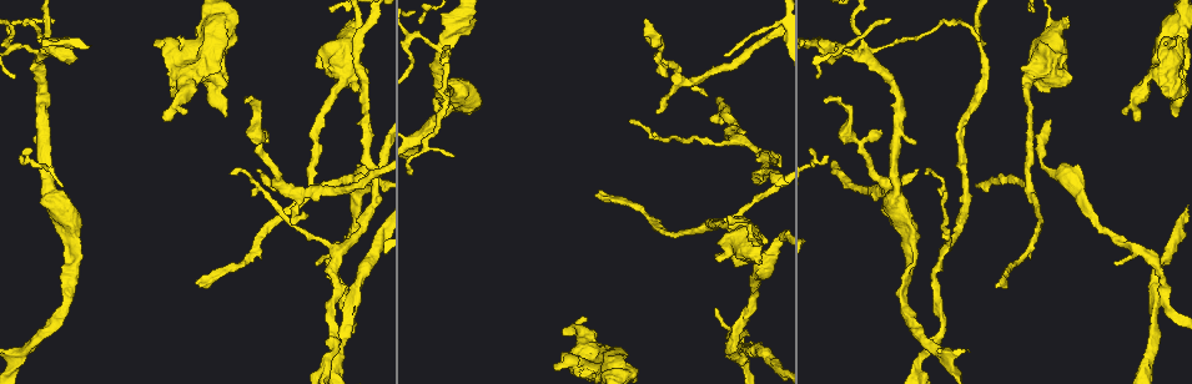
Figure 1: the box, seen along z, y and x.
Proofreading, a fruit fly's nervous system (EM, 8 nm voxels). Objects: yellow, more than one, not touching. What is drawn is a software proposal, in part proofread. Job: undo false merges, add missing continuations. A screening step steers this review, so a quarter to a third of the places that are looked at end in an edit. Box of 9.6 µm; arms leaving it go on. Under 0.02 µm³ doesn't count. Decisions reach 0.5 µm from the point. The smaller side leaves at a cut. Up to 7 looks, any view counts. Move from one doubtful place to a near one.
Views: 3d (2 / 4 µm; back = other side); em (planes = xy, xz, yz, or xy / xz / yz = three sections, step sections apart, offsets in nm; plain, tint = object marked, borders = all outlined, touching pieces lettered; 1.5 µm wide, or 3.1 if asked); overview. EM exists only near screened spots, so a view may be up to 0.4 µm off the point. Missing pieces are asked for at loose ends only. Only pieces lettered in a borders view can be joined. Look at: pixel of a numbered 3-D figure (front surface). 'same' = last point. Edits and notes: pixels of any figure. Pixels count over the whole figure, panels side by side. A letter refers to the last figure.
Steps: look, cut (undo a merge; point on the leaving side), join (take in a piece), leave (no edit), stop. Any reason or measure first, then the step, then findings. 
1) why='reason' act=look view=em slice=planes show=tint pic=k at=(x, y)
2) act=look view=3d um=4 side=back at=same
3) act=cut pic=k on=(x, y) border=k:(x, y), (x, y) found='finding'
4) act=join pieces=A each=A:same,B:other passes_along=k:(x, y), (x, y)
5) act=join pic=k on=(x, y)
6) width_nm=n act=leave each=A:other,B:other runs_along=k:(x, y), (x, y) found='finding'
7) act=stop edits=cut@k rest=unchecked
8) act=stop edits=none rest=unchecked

why='branch stops here' act=look view=em slice=planes show=borders pic=1 at=(647, 19)

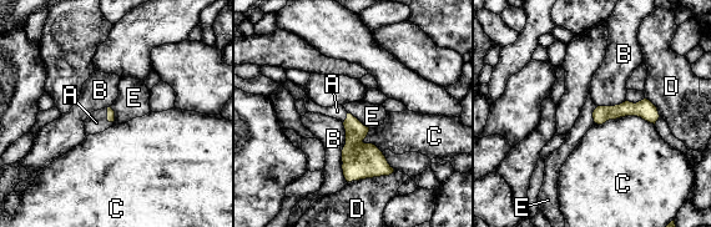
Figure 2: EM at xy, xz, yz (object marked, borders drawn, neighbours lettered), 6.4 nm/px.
act=join pieces=A each=A:same,B:other,C:other,D:other,E:other passes_along=2:(110, 112), (107, 116), (96, 122) found='it goes on there'

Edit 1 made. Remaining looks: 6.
why='thin end' act=look view=3d um=4 pic=1 at=(309, 214)

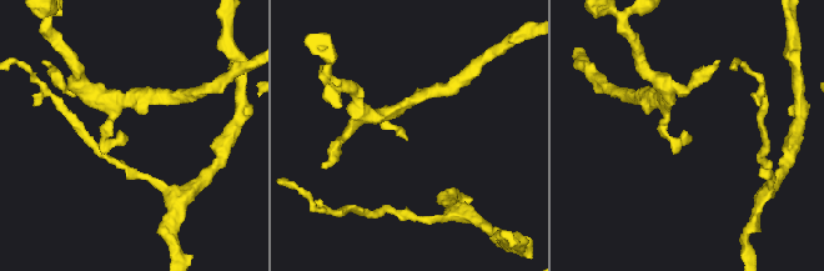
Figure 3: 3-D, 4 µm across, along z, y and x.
act=look view=em slice=planes show=tint pic=3 at=(689, 138)

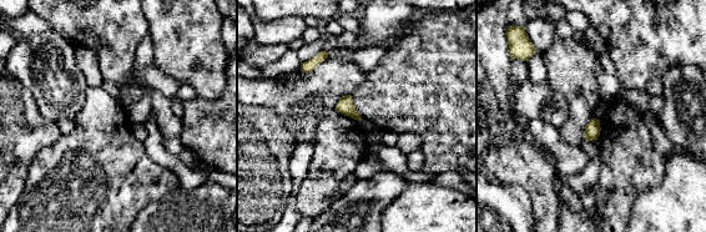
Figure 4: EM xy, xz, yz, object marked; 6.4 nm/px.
act=look view=em slice=planes show=borders at=same

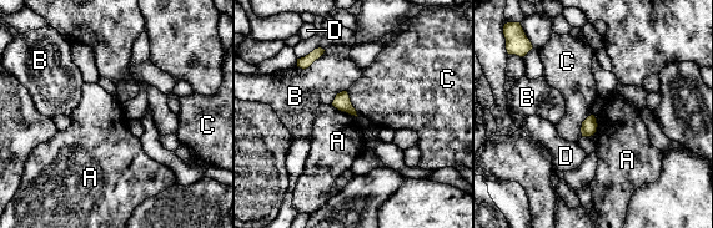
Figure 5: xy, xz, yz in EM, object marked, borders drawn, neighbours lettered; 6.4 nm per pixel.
act=leave each=A:other,B:other,C:other,D:other found='none of them fits'

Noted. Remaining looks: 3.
why='branch stops here' act=look view=em slice=planes show=borders pic=1 at=(1136, 121)

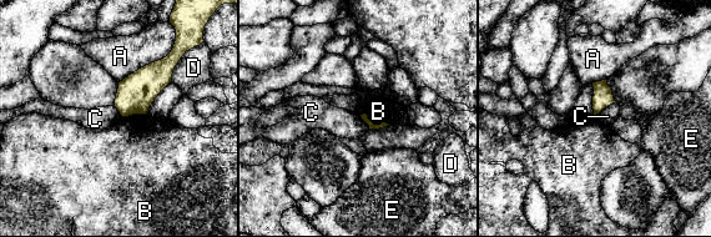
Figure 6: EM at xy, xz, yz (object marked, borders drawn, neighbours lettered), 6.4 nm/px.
act=leave each=A:other,B:other,C:other,D:other,E:other border=6:(615, 101), (605, 106), (595, 116) found='none of them fits'

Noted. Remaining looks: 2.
act=stop edits=join@2 rest=unchecked

